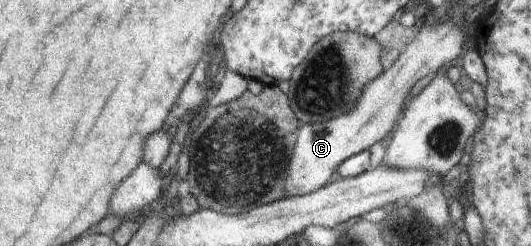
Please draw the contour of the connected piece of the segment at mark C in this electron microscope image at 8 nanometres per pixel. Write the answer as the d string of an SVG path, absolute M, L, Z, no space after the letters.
M450 18L444 20L446 23L431 29L423 23L416 39L399 52L393 66L363 88L352 110L326 122L302 126L288 166L286 197L310 194L326 186L336 176L335 171L342 161L368 150L373 143L382 143L381 140L389 135L401 119L404 104L410 98L409 92L415 82L427 75L445 71L454 59L461 56L460 27L447 22Z

